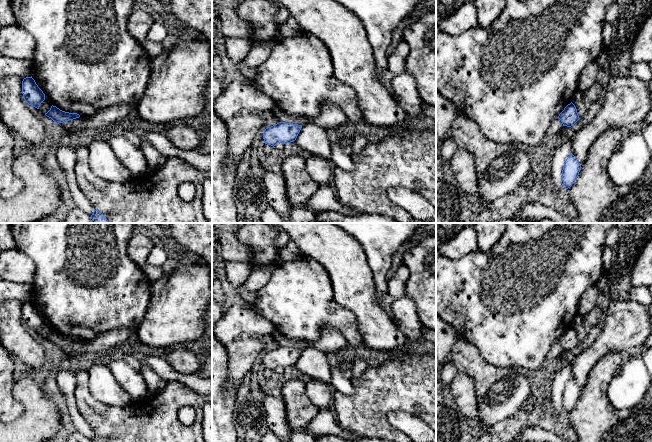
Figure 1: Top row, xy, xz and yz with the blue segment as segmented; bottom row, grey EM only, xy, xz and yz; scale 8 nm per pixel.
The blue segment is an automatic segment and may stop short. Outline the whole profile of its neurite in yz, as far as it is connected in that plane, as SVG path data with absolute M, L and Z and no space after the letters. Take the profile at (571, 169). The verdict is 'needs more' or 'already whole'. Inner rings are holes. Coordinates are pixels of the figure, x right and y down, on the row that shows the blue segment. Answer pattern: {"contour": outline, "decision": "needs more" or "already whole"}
{"contour": "M570 154L564 163L562 170L563 185L566 189L570 188L577 179L581 165L573 154Z", "decision": "already whole"}

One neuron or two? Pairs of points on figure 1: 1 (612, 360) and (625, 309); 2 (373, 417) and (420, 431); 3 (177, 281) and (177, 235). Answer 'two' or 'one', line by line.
1: two
2: two
3: two

